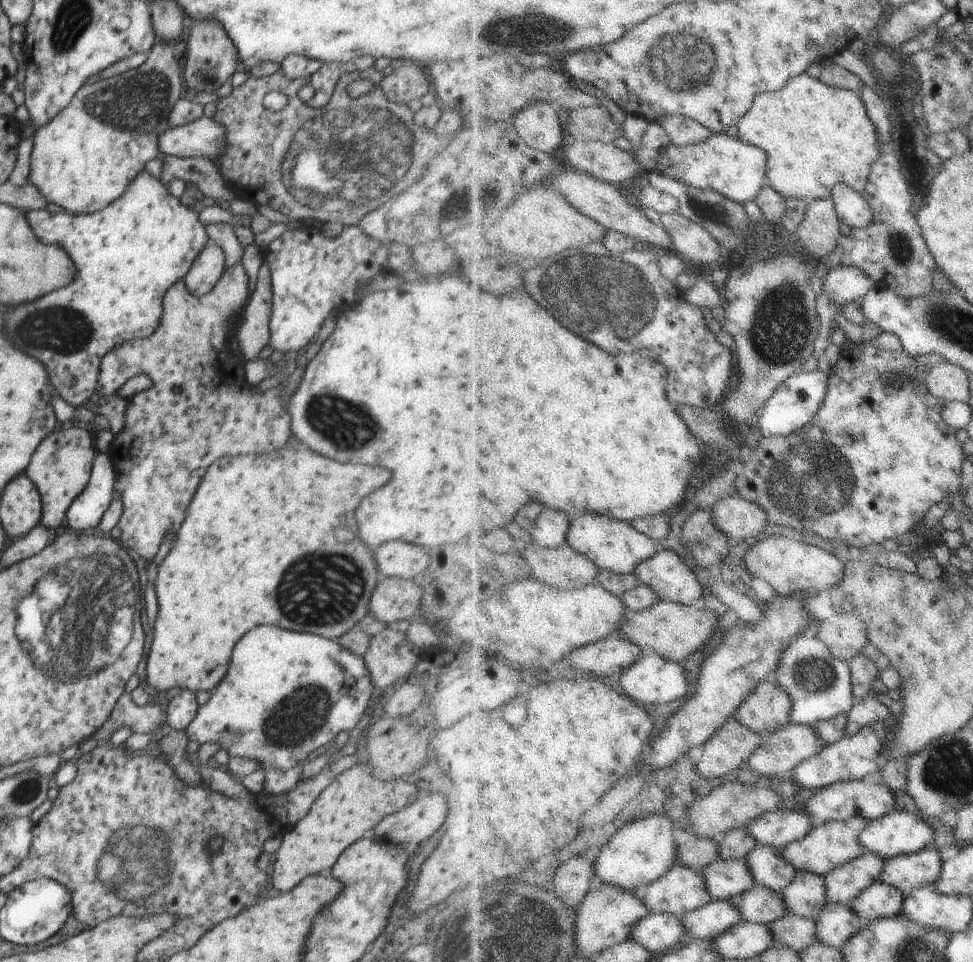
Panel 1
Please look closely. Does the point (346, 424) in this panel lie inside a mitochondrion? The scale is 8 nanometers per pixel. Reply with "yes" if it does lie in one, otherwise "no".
yes

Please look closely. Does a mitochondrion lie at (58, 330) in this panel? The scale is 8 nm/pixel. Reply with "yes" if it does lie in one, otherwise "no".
yes

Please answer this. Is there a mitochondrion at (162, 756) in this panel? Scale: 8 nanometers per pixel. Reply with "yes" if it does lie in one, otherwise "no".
no

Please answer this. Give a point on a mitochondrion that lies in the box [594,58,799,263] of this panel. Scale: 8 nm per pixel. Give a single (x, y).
(718, 216)

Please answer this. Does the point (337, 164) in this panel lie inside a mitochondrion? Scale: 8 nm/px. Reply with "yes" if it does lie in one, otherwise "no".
yes

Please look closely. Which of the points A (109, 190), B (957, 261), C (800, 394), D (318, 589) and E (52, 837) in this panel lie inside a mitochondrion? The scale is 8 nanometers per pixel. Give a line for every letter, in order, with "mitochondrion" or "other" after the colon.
A: other
B: other
C: mitochondrion
D: mitochondrion
E: other

